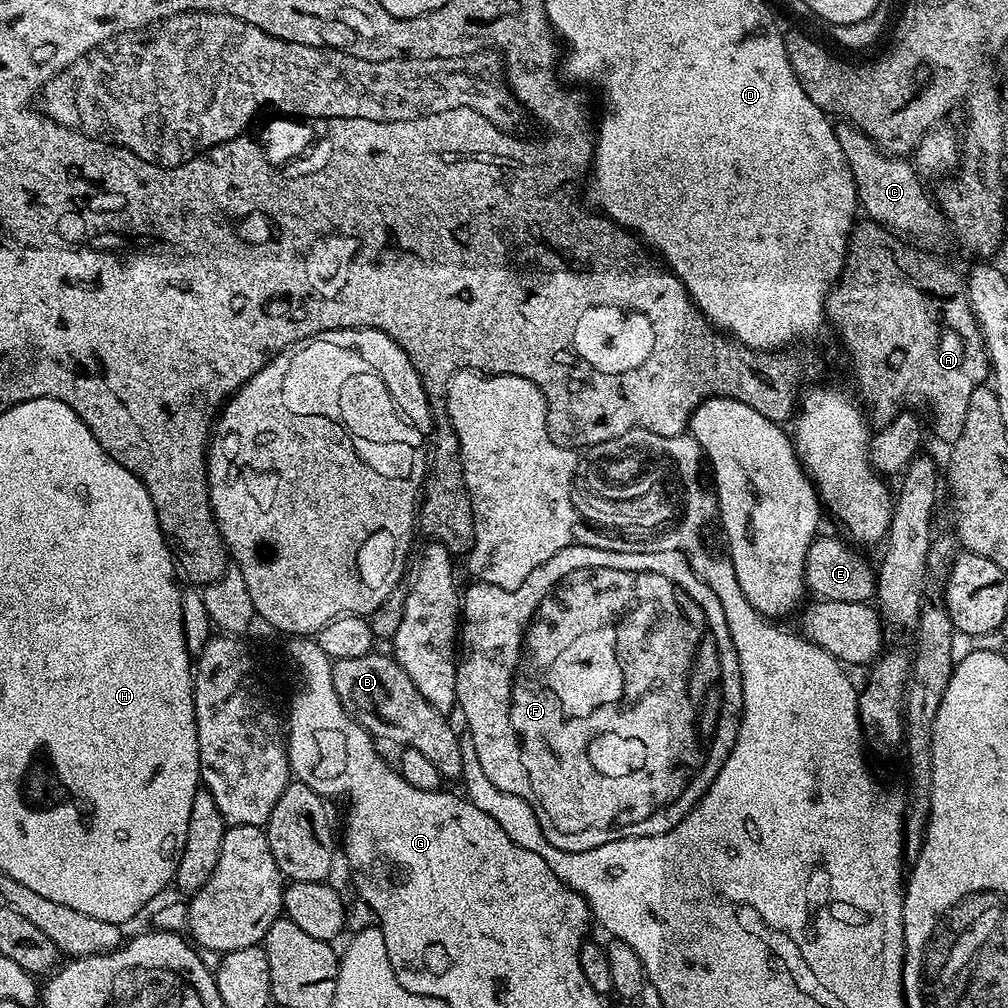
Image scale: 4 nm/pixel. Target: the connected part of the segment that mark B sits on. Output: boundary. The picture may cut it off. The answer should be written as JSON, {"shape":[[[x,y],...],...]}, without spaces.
{"shape":[[[379,650],[367,652],[362,658],[342,658],[335,661],[332,666],[332,681],[334,682],[334,694],[338,694],[338,702],[350,714],[354,722],[358,722],[377,741],[393,740],[404,748],[418,750],[418,754],[426,754],[430,762],[434,762],[438,774],[445,781],[459,781],[462,777],[462,750],[460,749],[460,736],[452,729],[449,717],[438,711],[422,694],[418,694],[418,686],[410,682],[406,670],[391,655],[383,656]]]}

